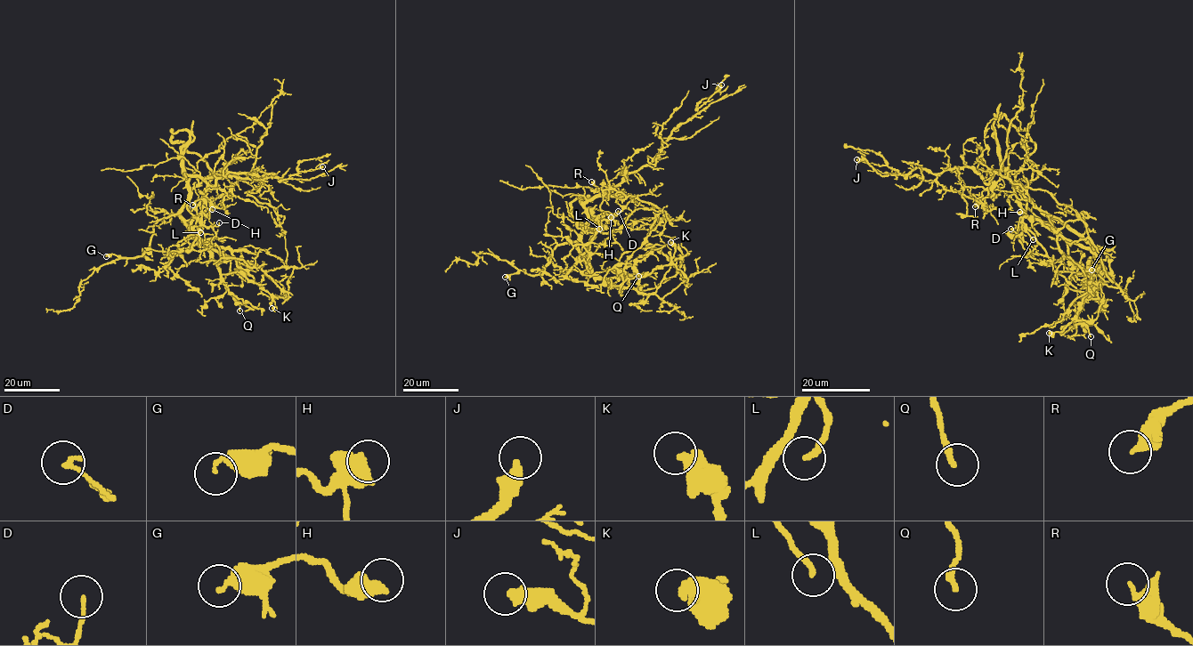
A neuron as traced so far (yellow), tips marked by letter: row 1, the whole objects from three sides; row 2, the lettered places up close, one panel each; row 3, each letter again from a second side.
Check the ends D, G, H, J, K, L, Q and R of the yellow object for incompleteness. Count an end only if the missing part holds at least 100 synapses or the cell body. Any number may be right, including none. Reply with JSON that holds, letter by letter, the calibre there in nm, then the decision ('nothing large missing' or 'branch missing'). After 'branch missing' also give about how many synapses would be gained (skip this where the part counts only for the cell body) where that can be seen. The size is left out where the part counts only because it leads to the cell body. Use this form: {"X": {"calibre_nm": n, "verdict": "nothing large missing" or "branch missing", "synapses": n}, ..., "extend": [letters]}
{"D": {"calibre_nm": 140, "verdict": "nothing large missing"}, "G": {"calibre_nm": 170, "verdict": "nothing large missing"}, "H": {"calibre_nm": 400, "verdict": "nothing large missing"}, "J": {"calibre_nm": 440, "verdict": "nothing large missing"}, "K": {"calibre_nm": 500, "verdict": "nothing large missing"}, "L": {"calibre_nm": 200, "verdict": "nothing large missing"}, "Q": {"calibre_nm": 220, "verdict": "nothing large missing"}, "R": {"calibre_nm": 240, "verdict": "nothing large missing"}, "extend": []}

